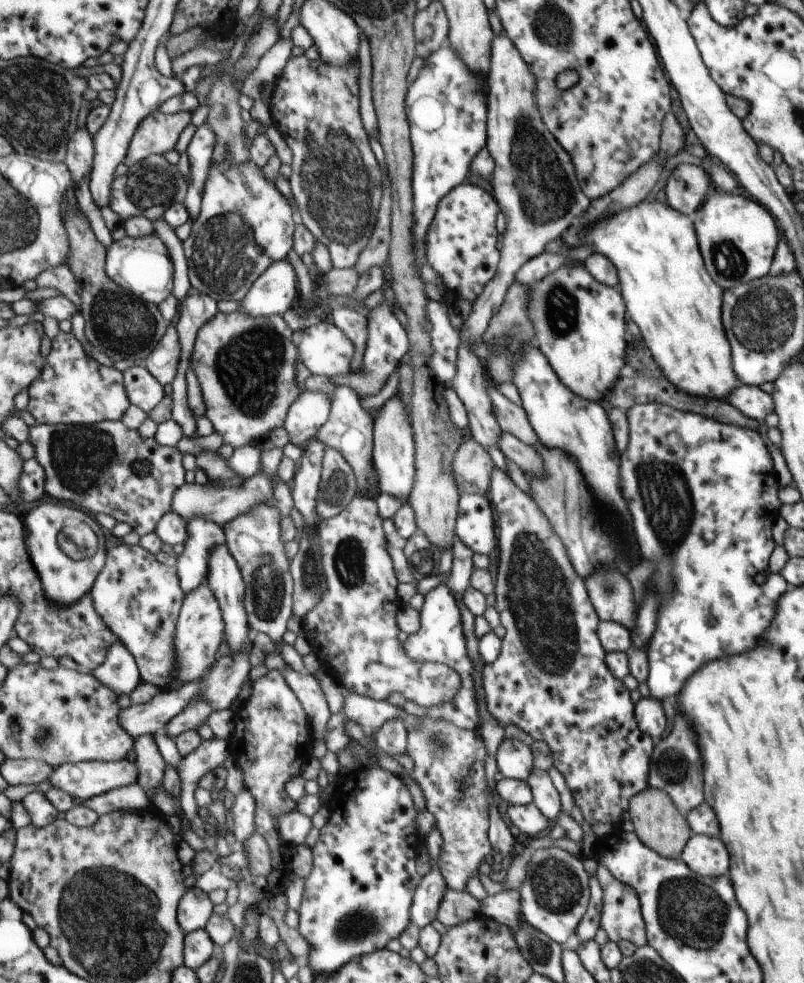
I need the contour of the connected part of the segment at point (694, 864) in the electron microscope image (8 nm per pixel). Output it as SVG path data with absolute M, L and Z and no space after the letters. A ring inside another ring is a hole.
M704 834L691 836L681 859L700 876L718 877L728 872L728 852L720 838Z

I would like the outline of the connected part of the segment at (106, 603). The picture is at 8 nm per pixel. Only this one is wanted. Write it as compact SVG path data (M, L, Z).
M126 542L110 548L108 564L104 572L100 574L96 581L95 588L91 594L96 601L96 608L102 614L102 618L112 627L116 636L128 645L130 652L136 655L136 660L140 665L143 680L165 690L180 690L186 684L176 682L176 632L178 623L187 595L182 588L177 565L169 566L163 564L156 558L156 554L140 545L130 545Z

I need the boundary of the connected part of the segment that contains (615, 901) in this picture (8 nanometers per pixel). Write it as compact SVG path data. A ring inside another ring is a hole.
M599 864L595 873L604 892L600 928L612 942L628 940L636 948L647 944L645 922L636 890L616 880L606 864Z

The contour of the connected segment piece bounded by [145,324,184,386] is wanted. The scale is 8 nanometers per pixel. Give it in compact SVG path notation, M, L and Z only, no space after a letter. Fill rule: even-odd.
M171 324L158 348L146 359L145 365L164 386L173 384L180 374L182 364L182 340L180 330Z

